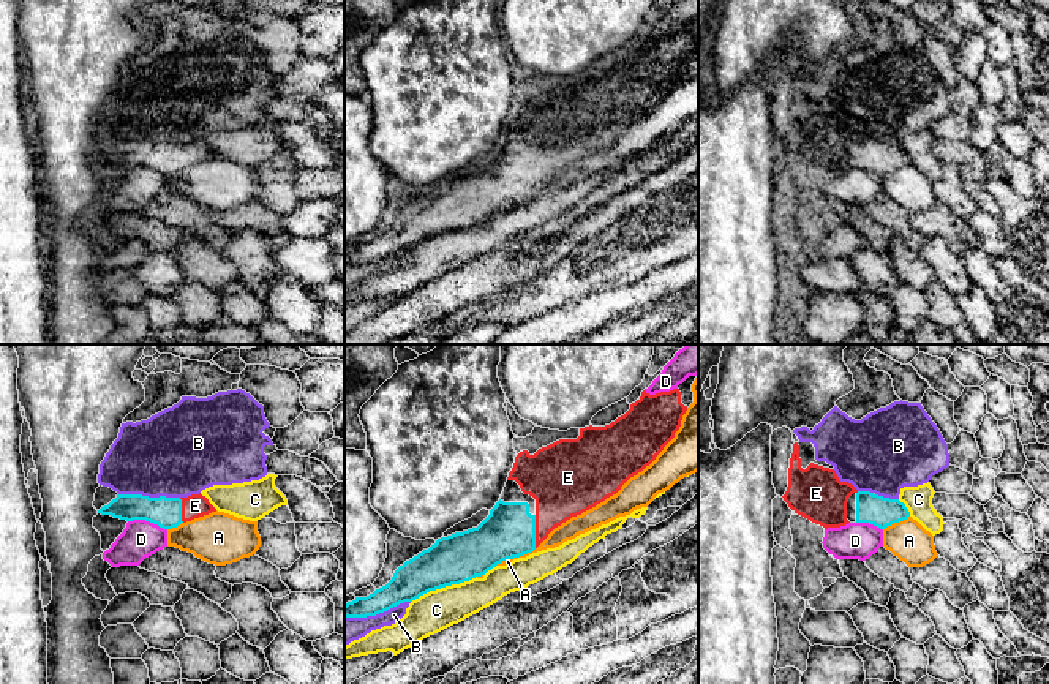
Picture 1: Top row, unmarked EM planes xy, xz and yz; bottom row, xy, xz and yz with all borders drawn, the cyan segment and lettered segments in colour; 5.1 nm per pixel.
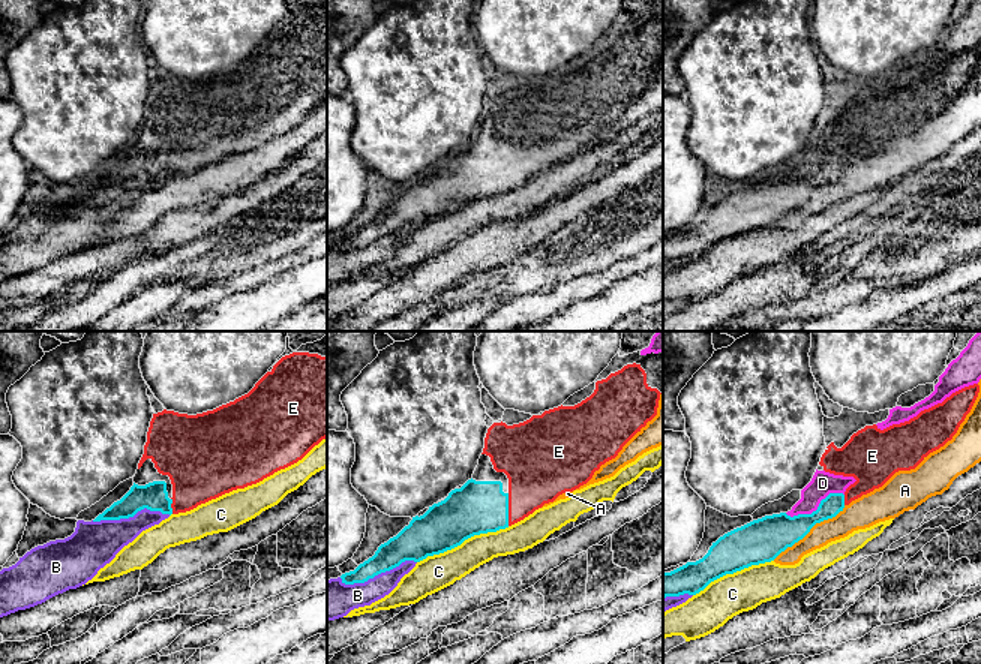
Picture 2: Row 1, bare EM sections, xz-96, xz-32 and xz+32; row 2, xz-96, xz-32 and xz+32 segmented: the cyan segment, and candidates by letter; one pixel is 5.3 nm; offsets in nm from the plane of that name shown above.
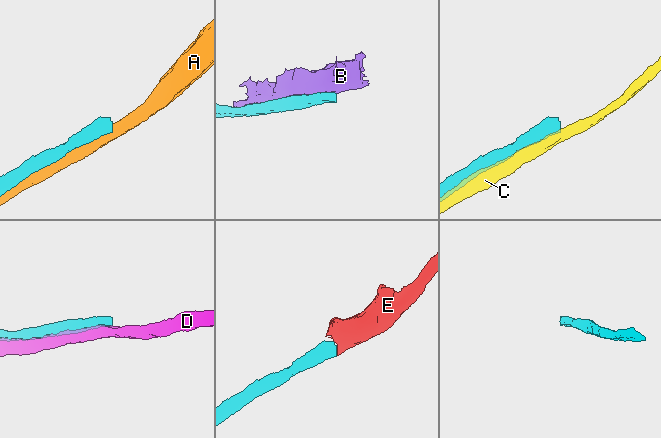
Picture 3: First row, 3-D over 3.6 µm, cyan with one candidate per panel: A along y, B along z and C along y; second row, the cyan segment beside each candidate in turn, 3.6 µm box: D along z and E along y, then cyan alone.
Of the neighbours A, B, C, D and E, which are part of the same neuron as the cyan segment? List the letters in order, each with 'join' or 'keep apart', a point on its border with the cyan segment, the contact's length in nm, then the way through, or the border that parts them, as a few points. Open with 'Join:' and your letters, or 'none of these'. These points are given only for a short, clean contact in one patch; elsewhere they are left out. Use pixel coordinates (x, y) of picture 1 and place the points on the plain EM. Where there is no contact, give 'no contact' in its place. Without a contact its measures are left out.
Join: E
A: keep apart; meets cyan in yz at (896, 168); contact 150 nm long
B: keep apart; meets cyan in xz at (376, 259); contact 340 nm long
C: keep apart; meets cyan in xz at (443, 233); contact 360 nm long
D: keep apart; meets cyan in xy at (147, 166); contact 200 nm long
E: join; meets cyan in xz at (534, 177); contact 170 nm long

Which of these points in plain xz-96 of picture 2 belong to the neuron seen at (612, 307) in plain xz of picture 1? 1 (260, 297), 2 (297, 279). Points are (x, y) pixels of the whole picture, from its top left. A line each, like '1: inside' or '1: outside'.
1: outside
2: outside

